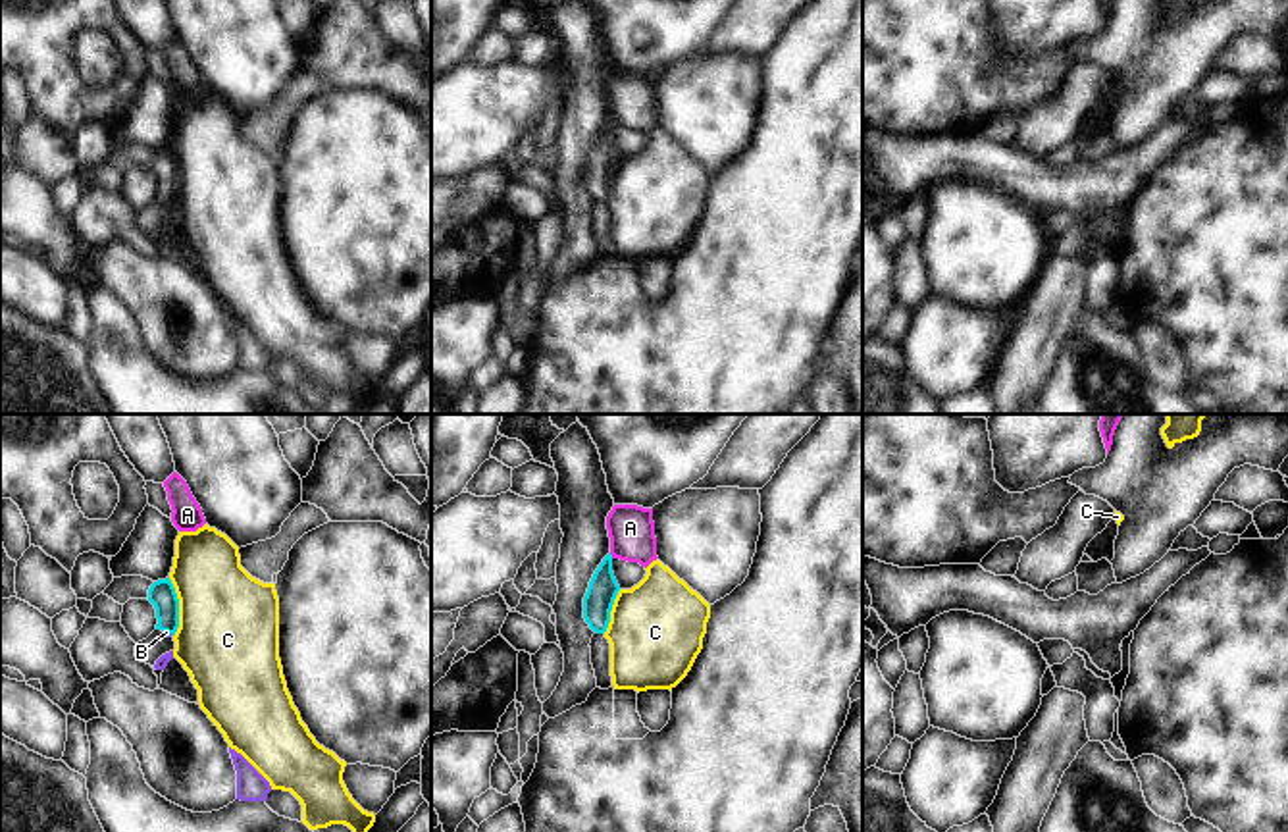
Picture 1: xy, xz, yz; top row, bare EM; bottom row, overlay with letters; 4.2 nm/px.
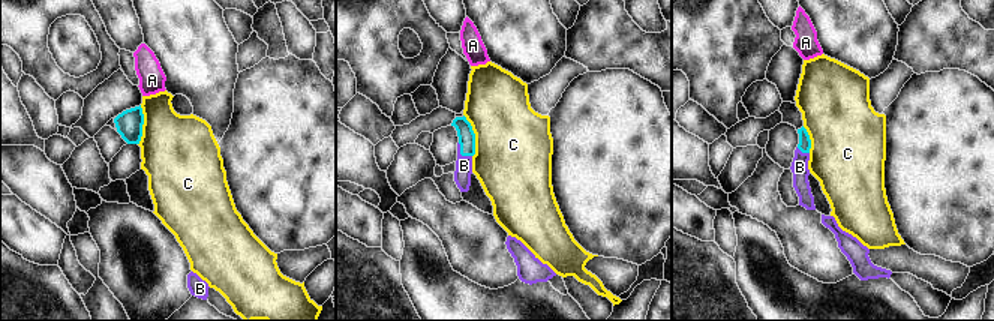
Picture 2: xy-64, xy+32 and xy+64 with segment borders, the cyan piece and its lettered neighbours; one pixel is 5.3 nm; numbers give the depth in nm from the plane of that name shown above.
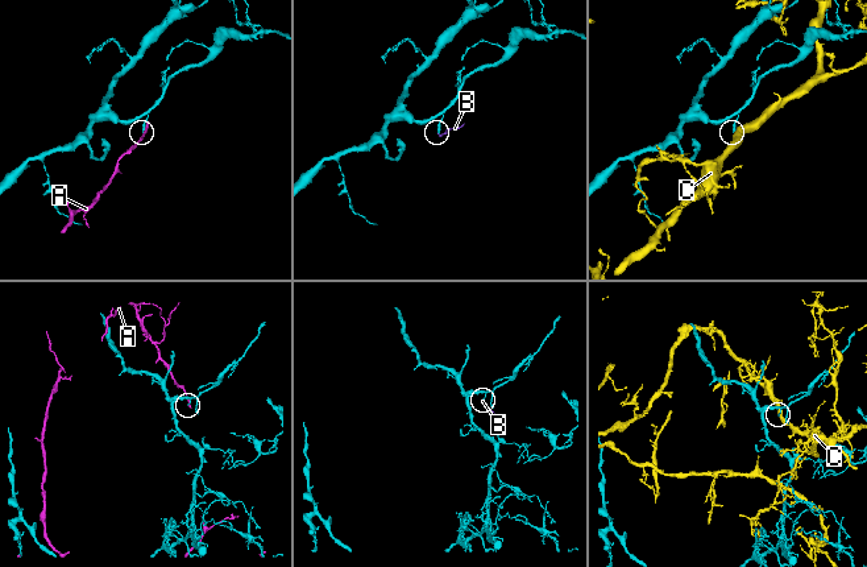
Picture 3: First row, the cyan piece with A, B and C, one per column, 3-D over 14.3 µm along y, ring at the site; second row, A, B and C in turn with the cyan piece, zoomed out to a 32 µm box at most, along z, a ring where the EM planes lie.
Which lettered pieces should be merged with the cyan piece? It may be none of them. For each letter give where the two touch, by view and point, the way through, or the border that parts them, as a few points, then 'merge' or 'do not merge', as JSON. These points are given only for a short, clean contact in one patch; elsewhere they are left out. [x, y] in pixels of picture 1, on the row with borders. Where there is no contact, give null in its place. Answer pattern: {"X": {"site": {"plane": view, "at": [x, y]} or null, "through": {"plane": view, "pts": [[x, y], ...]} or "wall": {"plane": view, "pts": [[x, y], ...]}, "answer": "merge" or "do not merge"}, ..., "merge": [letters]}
{"A": {"site": {"plane": "xz", "at": [611, 555]}, "wall": {"plane": "xz", "pts": [[609, 553], [613, 557]]}, "answer": "do not merge"}, "B": {"site": {"plane": "xy", "at": [170, 632]}, "through": {"plane": "xy", "pts": [[162, 594], [170, 632], [166, 632]]}, "answer": "merge"}, "C": {"site": {"plane": "xy", "at": [178, 607]}, "answer": "do not merge"}, "merge": ["B"]}

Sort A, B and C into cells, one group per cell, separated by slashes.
A / B / C

